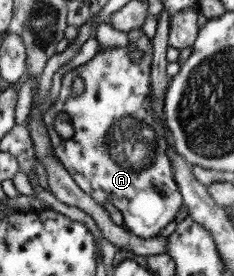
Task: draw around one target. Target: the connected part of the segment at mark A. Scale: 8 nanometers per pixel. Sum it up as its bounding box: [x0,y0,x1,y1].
[41,28,183,239]

